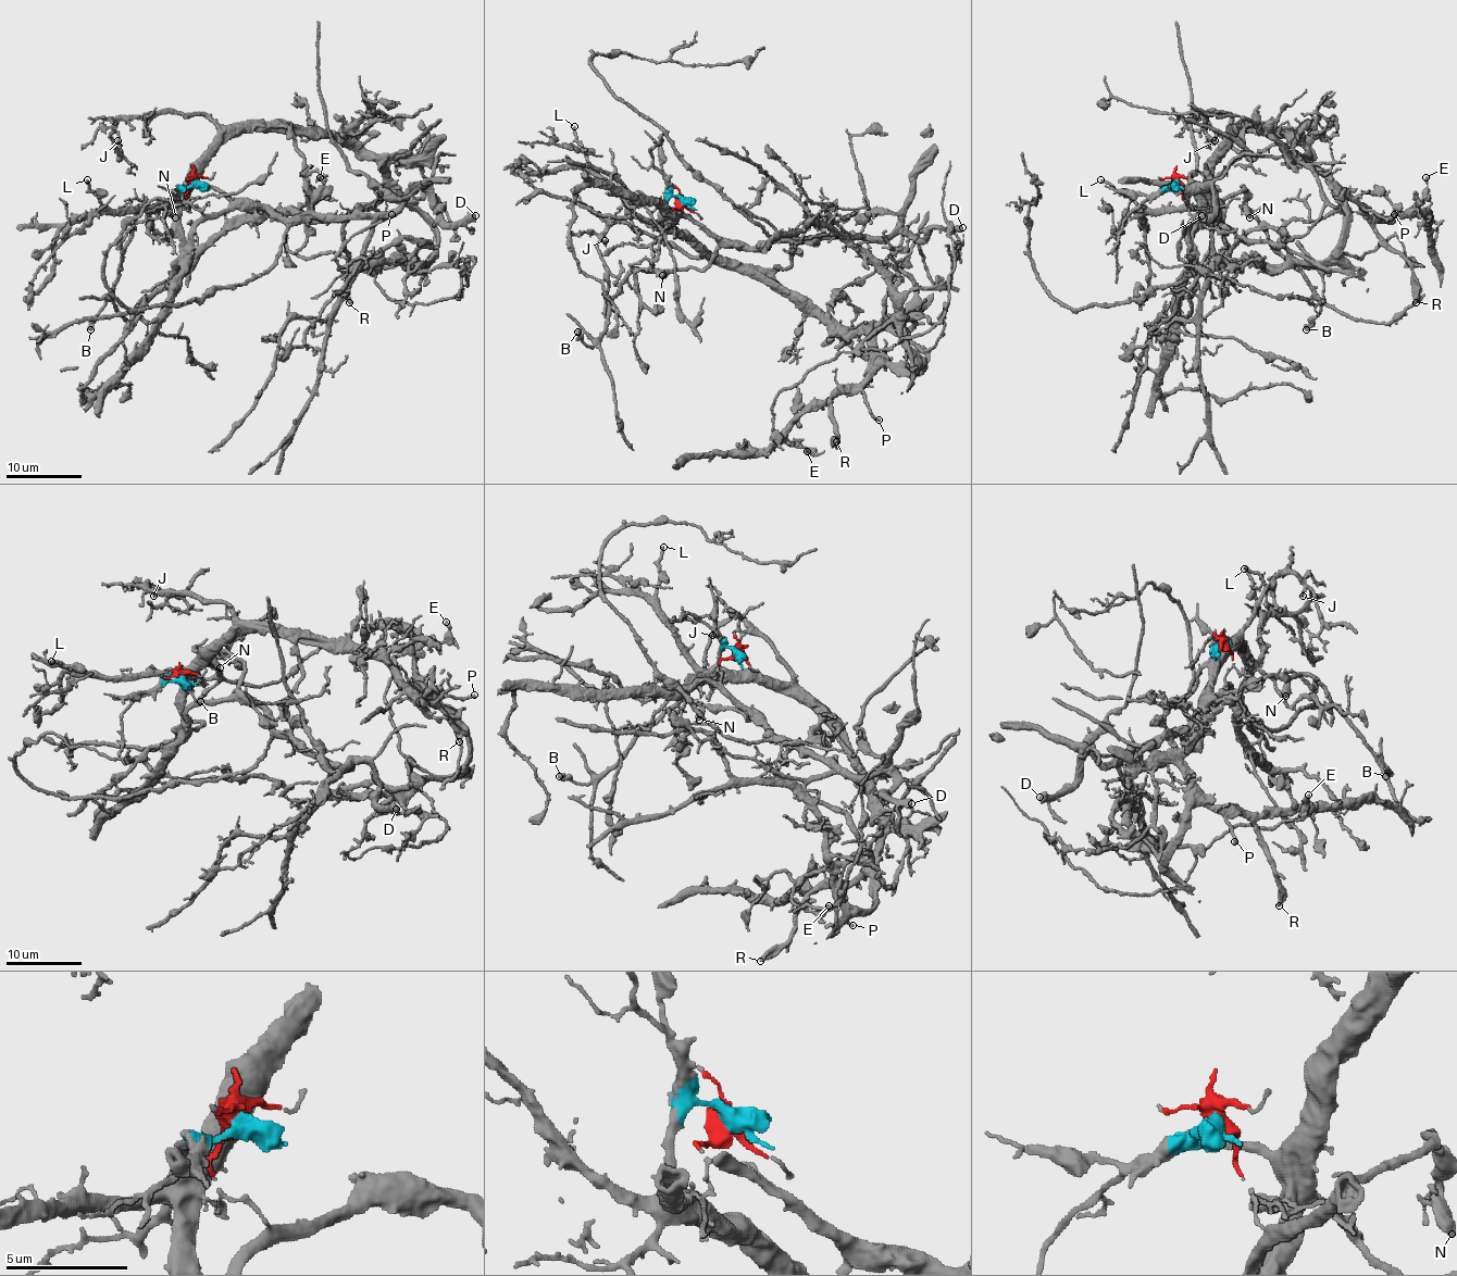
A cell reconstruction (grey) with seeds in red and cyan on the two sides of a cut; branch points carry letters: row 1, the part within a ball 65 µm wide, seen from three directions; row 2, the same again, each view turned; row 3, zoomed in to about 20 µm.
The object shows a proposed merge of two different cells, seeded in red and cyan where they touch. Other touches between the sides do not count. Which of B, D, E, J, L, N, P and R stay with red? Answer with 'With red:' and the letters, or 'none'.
With red: B, D, N

